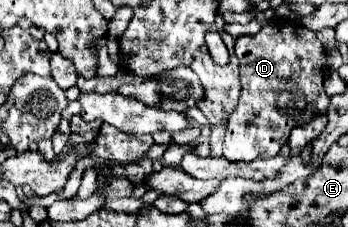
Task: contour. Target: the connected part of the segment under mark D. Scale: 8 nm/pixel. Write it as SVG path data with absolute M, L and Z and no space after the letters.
M274 22L260 28L256 34L236 38L236 56L240 60L240 74L242 74L242 92L234 114L230 114L228 132L224 138L224 156L230 162L252 162L256 158L272 158L280 152L284 142L290 136L290 130L304 120L312 118L306 116L304 110L316 104L316 114L324 114L328 106L328 96L324 94L324 72L328 64L326 50L316 34L300 24L288 22Z

